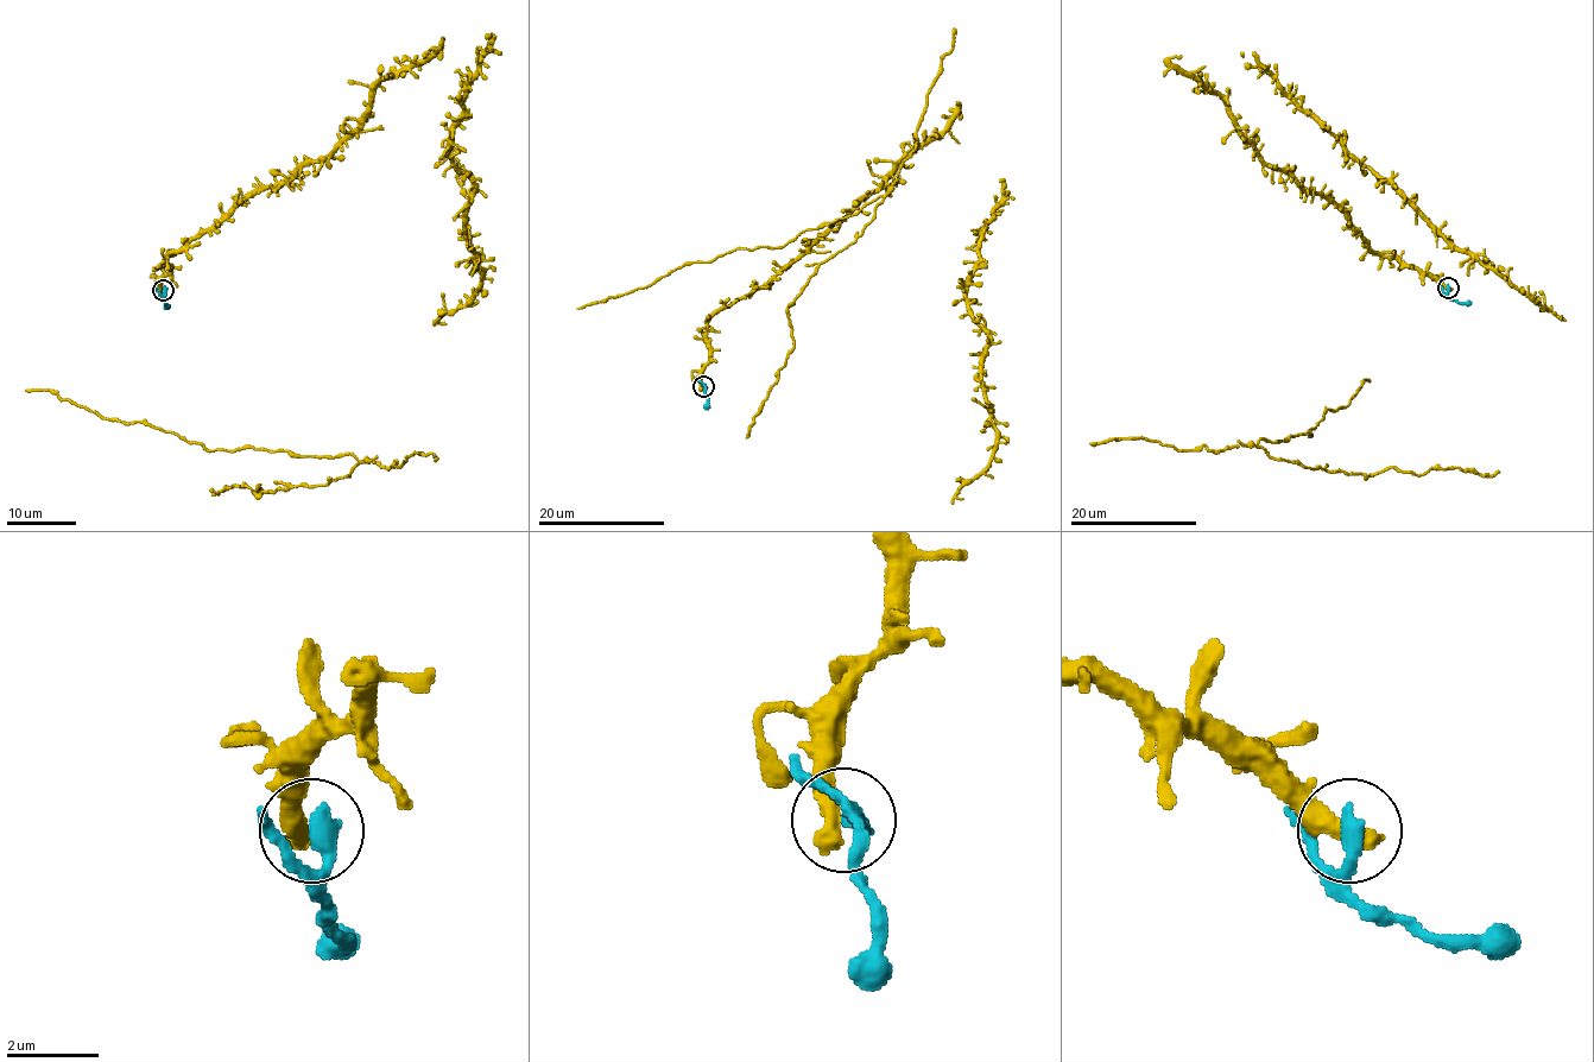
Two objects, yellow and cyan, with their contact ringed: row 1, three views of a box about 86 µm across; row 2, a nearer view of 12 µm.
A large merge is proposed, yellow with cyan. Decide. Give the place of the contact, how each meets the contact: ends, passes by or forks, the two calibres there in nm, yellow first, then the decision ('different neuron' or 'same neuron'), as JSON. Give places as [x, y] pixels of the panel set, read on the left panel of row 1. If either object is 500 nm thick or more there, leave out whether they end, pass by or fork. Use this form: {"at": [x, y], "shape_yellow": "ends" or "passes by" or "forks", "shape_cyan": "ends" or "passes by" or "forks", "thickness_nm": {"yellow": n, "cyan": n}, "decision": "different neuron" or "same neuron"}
{"at": [163, 290], "thickness_nm": {"yellow": 550, "cyan": 440}, "decision": "different neuron"}

